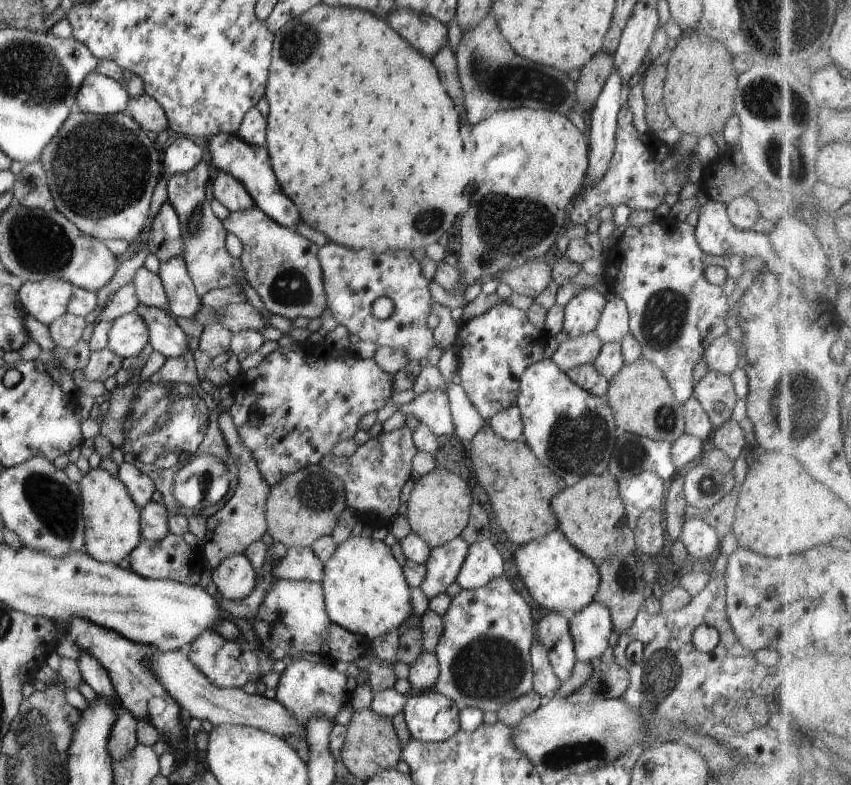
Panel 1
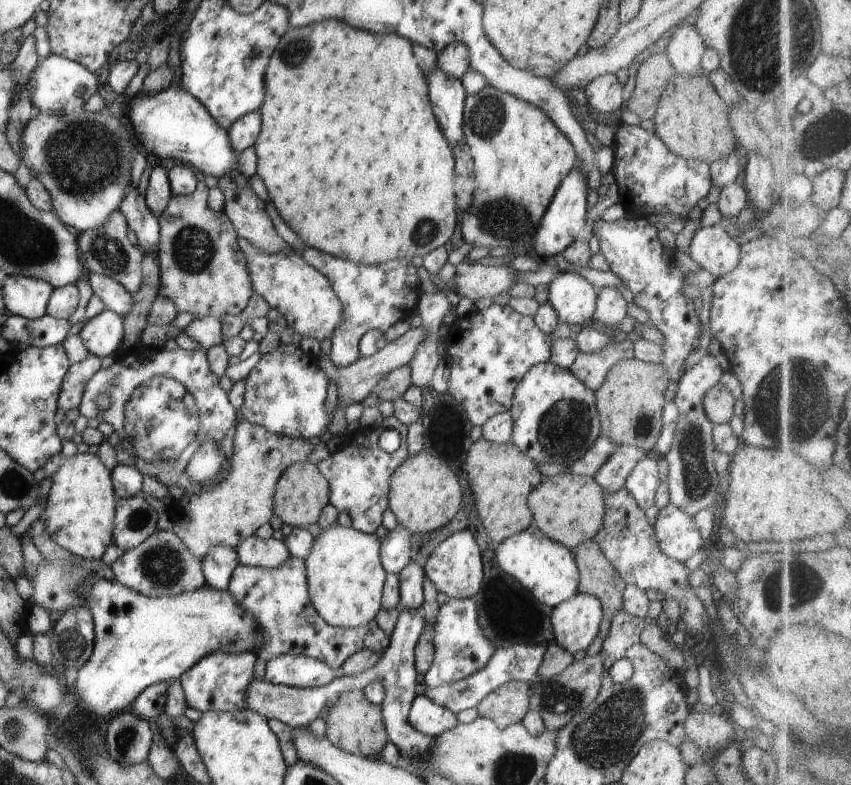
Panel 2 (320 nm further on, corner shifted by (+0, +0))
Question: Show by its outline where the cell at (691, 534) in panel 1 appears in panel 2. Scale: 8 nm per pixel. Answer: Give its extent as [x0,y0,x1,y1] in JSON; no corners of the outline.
[653,505,704,562]

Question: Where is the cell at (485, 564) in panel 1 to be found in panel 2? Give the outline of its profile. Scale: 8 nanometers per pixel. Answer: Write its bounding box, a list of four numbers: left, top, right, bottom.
[423,529,482,599]

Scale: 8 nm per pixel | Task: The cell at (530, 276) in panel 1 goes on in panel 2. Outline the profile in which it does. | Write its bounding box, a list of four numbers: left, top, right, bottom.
[455,259,518,302]

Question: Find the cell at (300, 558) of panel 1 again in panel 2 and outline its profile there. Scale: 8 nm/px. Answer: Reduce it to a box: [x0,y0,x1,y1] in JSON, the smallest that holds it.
[234,534,290,568]

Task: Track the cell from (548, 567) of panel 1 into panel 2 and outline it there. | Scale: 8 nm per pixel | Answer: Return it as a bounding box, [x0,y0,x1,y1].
[495,526,579,608]

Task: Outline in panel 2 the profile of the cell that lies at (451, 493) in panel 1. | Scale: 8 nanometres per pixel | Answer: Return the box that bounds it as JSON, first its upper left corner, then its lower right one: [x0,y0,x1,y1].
[389,450,462,533]

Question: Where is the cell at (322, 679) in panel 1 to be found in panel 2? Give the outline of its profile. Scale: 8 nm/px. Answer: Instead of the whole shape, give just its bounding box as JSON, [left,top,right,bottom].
[264,655,336,687]

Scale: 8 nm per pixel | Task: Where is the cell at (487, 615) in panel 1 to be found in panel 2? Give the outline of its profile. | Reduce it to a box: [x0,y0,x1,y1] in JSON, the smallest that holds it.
[421,598,495,687]

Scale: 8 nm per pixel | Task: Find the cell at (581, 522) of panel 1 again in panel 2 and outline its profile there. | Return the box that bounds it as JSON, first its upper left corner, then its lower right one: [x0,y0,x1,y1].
[527,471,605,551]

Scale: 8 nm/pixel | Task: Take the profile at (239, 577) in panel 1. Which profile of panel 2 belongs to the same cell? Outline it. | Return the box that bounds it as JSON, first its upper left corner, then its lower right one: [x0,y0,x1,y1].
[201,545,240,591]

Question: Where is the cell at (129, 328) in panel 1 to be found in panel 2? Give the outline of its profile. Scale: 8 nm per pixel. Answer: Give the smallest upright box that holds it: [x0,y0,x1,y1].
[77,309,125,359]

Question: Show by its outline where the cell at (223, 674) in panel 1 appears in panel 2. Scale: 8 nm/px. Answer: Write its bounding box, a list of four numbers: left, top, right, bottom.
[178,651,257,711]

